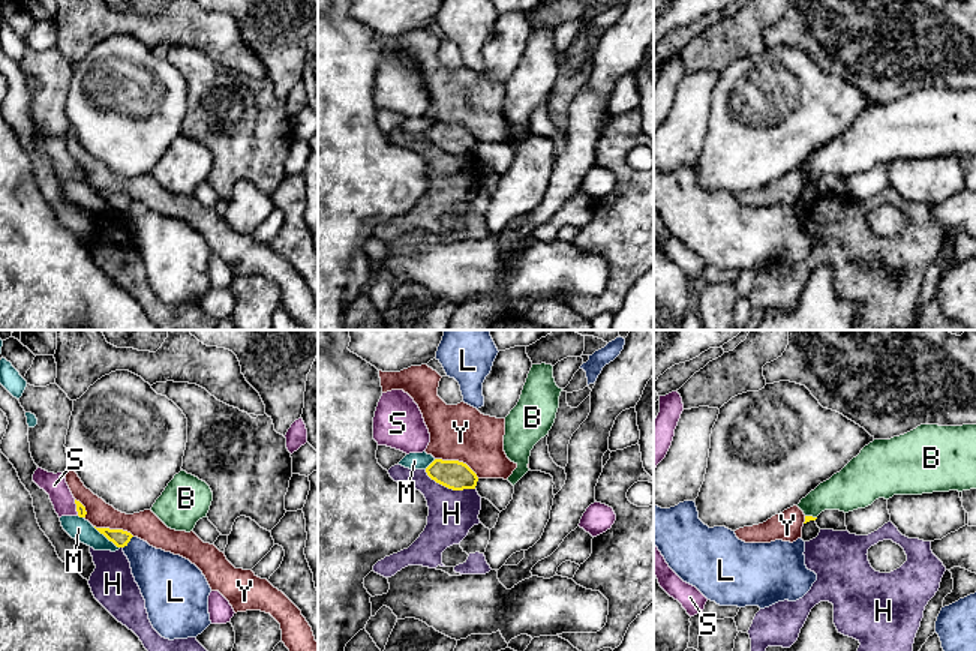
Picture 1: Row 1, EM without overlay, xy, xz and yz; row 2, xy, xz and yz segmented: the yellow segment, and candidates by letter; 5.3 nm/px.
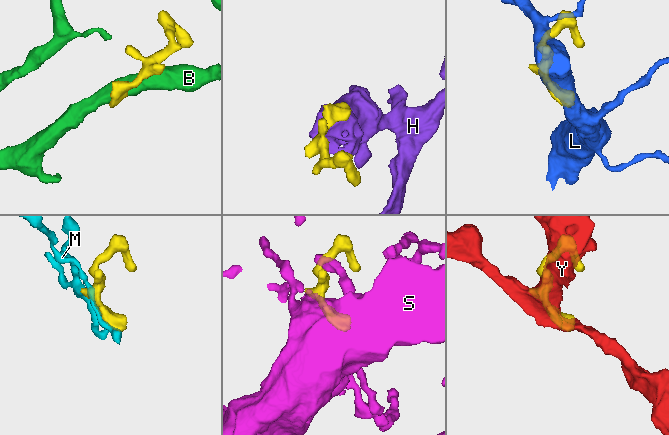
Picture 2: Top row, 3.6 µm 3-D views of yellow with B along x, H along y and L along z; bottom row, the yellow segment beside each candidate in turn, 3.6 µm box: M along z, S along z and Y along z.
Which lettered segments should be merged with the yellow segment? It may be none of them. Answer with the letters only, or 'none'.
S

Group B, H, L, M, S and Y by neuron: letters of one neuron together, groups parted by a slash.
B / H / L / M / S / Y

